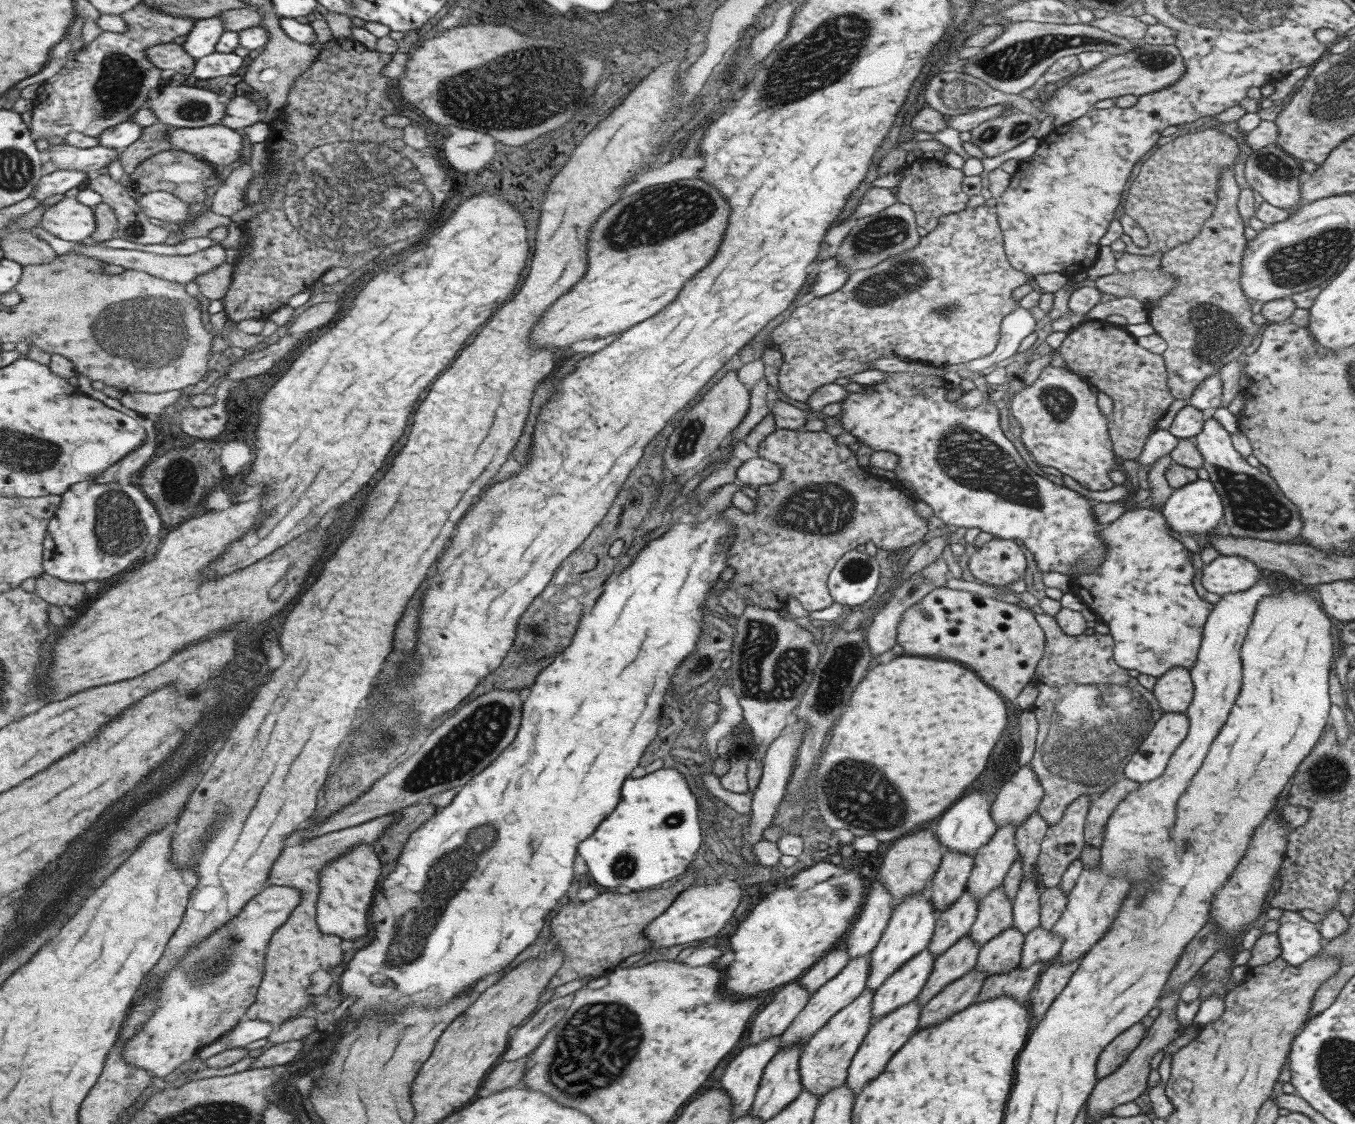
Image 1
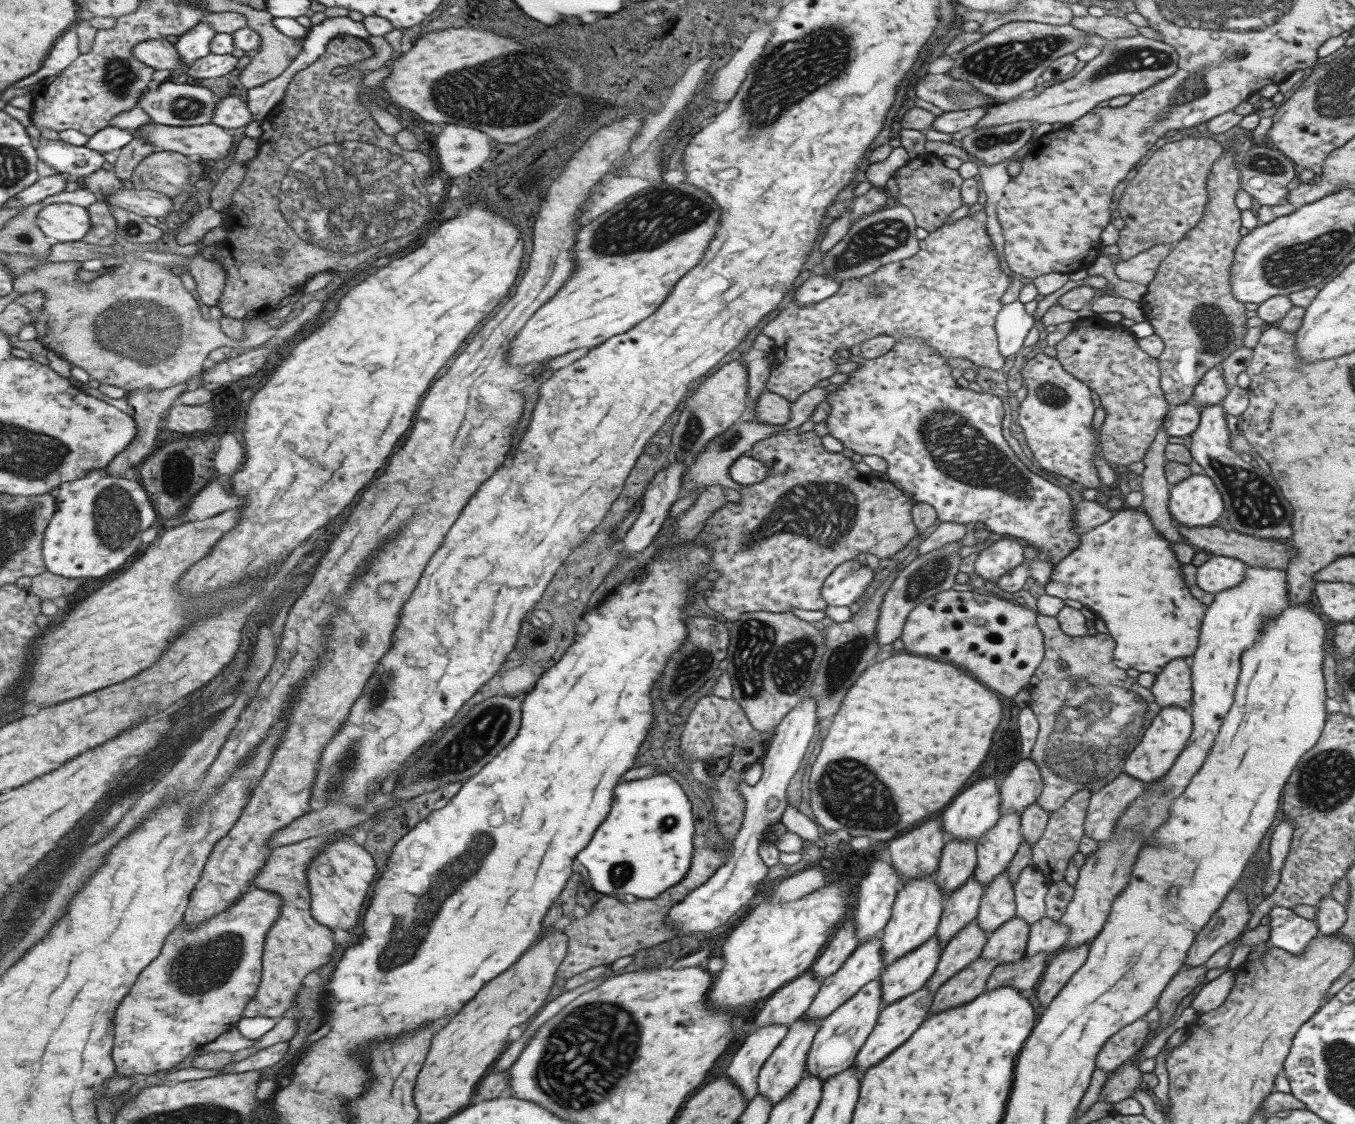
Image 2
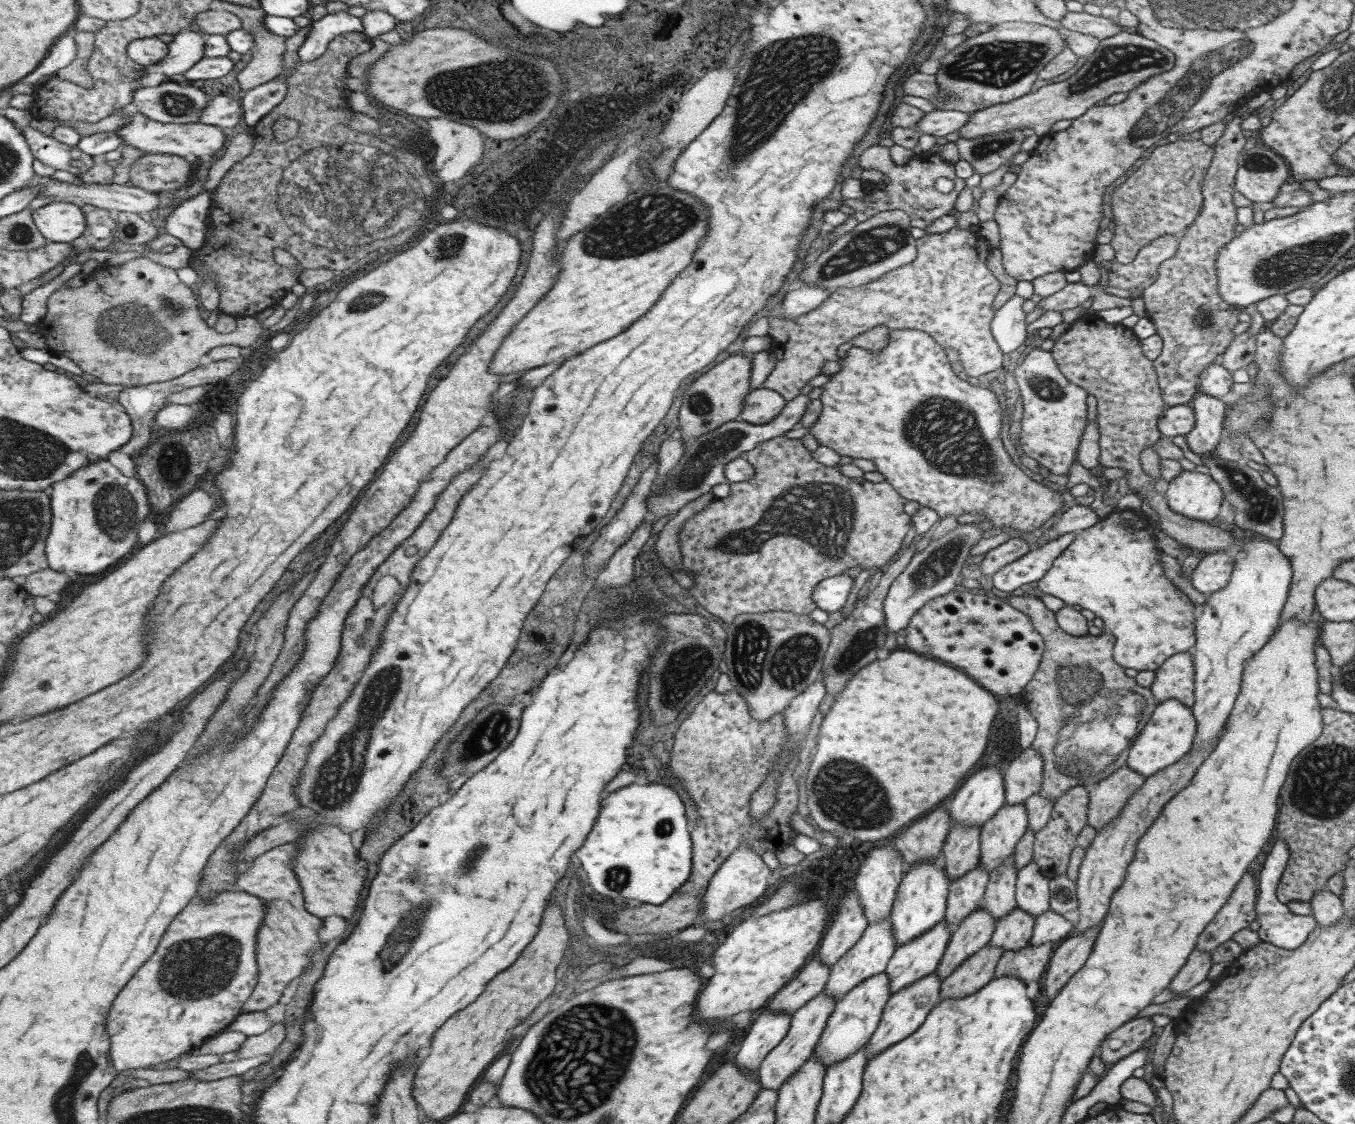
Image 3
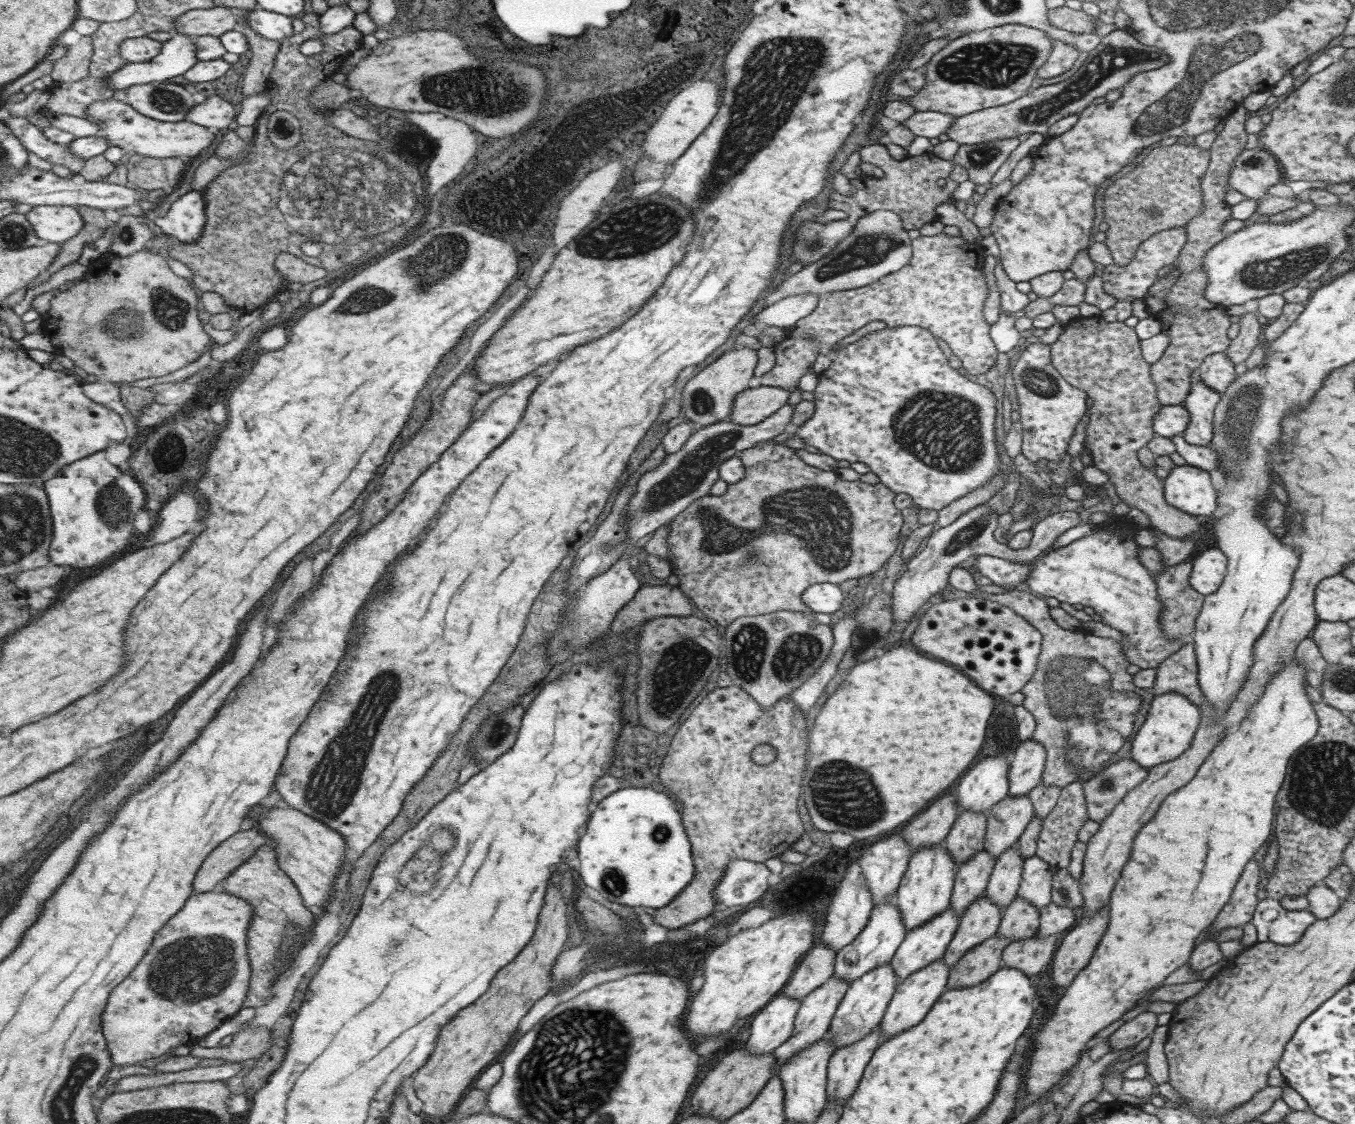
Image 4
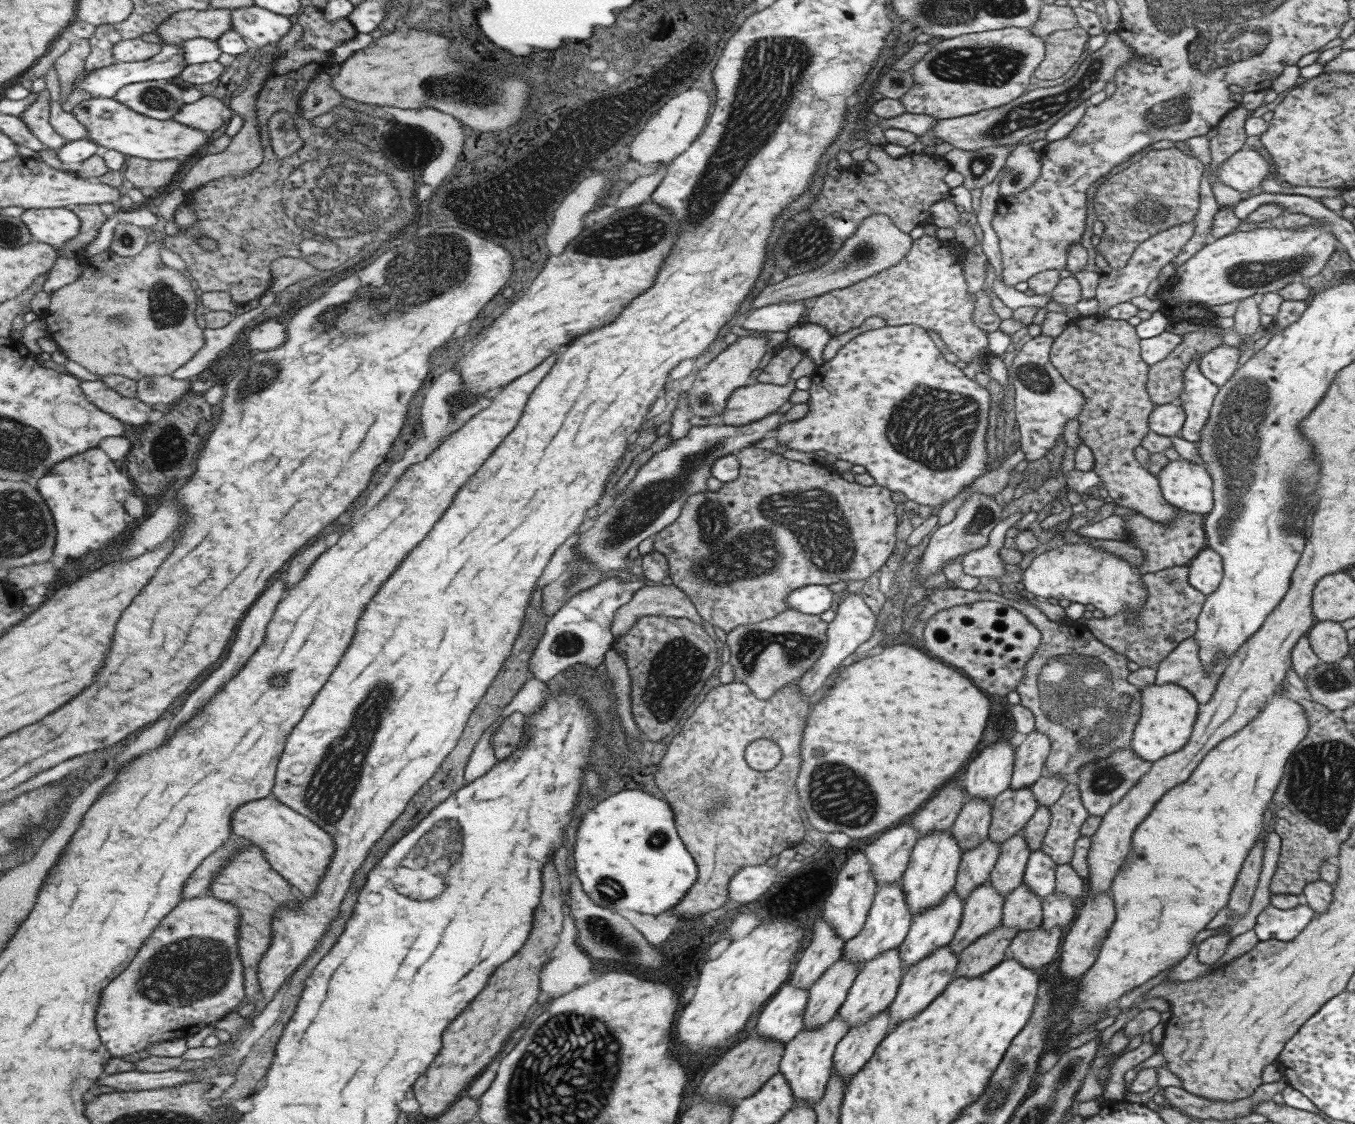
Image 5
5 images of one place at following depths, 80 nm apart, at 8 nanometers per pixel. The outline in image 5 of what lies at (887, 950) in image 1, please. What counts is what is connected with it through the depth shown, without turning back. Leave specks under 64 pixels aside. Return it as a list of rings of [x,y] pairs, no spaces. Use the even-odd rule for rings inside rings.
[[[949,830],[921,835],[916,839],[907,868],[899,880],[912,916],[928,906],[937,904],[951,889],[962,856],[957,841]]]

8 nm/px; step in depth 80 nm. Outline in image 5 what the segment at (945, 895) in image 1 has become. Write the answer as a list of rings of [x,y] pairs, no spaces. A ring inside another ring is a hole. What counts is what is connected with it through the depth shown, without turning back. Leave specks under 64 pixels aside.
[[[967,798],[957,814],[949,832],[957,841],[961,852],[967,852],[985,840],[988,836],[991,807],[990,802]]]

